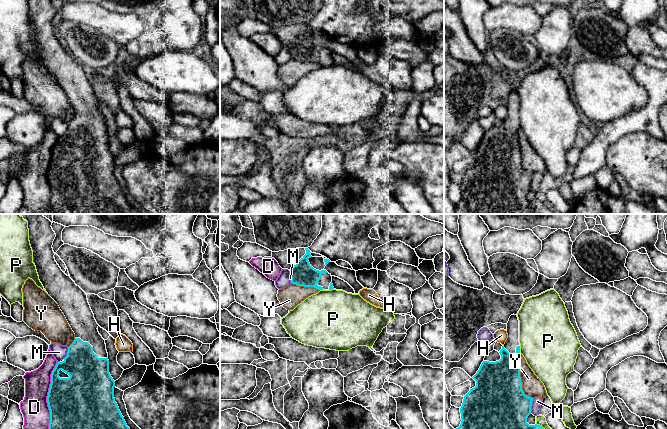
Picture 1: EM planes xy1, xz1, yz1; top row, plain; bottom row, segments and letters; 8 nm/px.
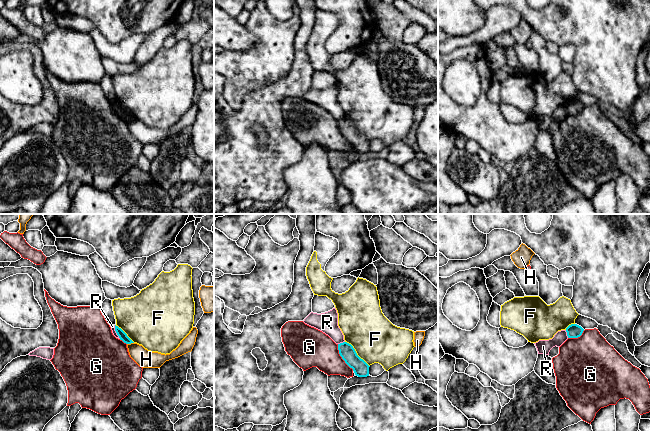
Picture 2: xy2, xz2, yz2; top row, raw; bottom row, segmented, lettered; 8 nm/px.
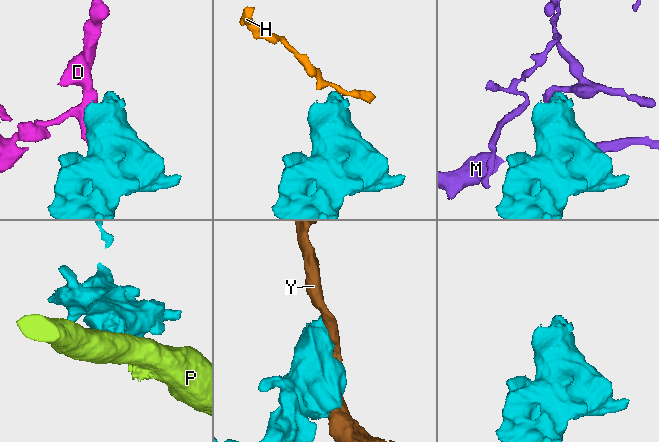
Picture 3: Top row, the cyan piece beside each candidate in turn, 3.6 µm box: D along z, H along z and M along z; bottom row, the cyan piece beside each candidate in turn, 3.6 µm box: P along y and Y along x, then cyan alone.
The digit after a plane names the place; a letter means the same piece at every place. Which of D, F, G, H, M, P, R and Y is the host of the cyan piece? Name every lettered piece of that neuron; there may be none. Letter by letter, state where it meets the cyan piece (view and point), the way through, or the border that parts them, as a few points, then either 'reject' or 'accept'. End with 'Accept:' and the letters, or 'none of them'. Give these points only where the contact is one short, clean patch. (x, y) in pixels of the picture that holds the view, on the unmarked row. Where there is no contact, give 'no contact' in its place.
D: xy1 (47, 176) | reject
F: xz2 (356, 129) | along xz2 (345, 117), (352, 122), (355, 128), (369, 142) | reject
G: xz2 (341, 132) | reject
H: xy2 (130, 119) | reject
M: yz1 (531, 181) | reject
P: yz1 (519, 125) | reject
R: yz2 (567, 110) | along yz2 (565, 106), (568, 113) | reject
Y: yz1 (520, 153) | reject
Accept: none of them

